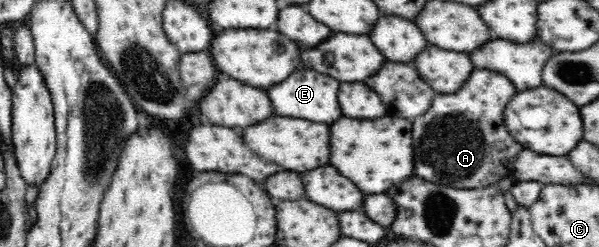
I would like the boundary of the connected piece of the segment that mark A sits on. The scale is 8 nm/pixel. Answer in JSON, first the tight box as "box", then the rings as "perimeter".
{"box":[413,69,525,188],"perimeter":[[[478,69],[460,92],[438,95],[422,117],[413,119],[416,175],[454,188],[480,188],[516,176],[514,161],[525,147],[512,137],[504,121],[506,105],[516,93],[510,77]]]}

